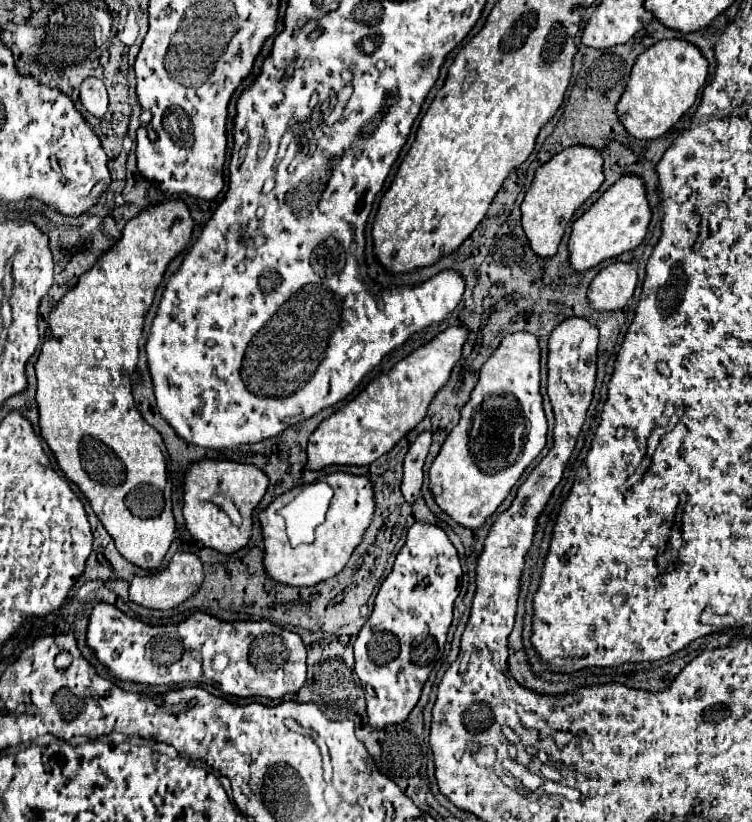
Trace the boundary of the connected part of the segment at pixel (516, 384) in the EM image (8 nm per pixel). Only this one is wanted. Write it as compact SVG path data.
M511 333L507 335L495 353L481 367L479 381L471 393L471 399L461 409L461 421L447 435L437 459L429 469L431 493L435 503L453 517L459 525L477 529L487 523L507 499L513 485L519 481L529 463L541 453L547 443L547 419L543 413L541 399L541 349L537 337L531 333Z

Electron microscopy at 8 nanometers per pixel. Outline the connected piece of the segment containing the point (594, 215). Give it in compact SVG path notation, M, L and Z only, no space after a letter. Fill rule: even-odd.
M623 175L609 187L575 223L569 239L571 265L577 271L587 271L605 259L617 257L641 245L651 221L651 203L647 199L645 181L639 175Z

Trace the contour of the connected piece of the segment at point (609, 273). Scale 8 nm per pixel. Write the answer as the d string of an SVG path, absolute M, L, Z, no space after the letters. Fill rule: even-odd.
M615 261L591 281L587 299L595 311L615 311L629 303L637 287L637 271L629 263Z

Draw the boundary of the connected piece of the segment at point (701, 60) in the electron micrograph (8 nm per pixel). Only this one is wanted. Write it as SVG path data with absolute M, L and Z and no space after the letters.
M663 39L655 43L641 53L633 65L627 89L617 103L621 123L637 139L663 137L695 103L707 73L709 61L693 43L683 39Z

